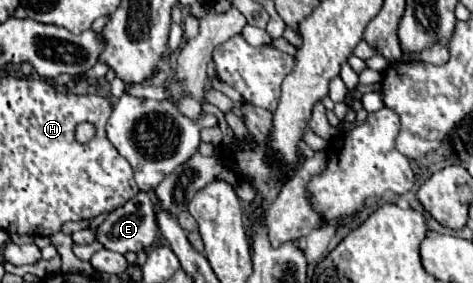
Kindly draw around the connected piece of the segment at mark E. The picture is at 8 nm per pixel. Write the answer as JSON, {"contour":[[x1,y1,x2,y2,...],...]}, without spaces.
{"contour":[[139,191,95,229,95,241,121,255,149,249,157,237,155,209,149,193]]}

